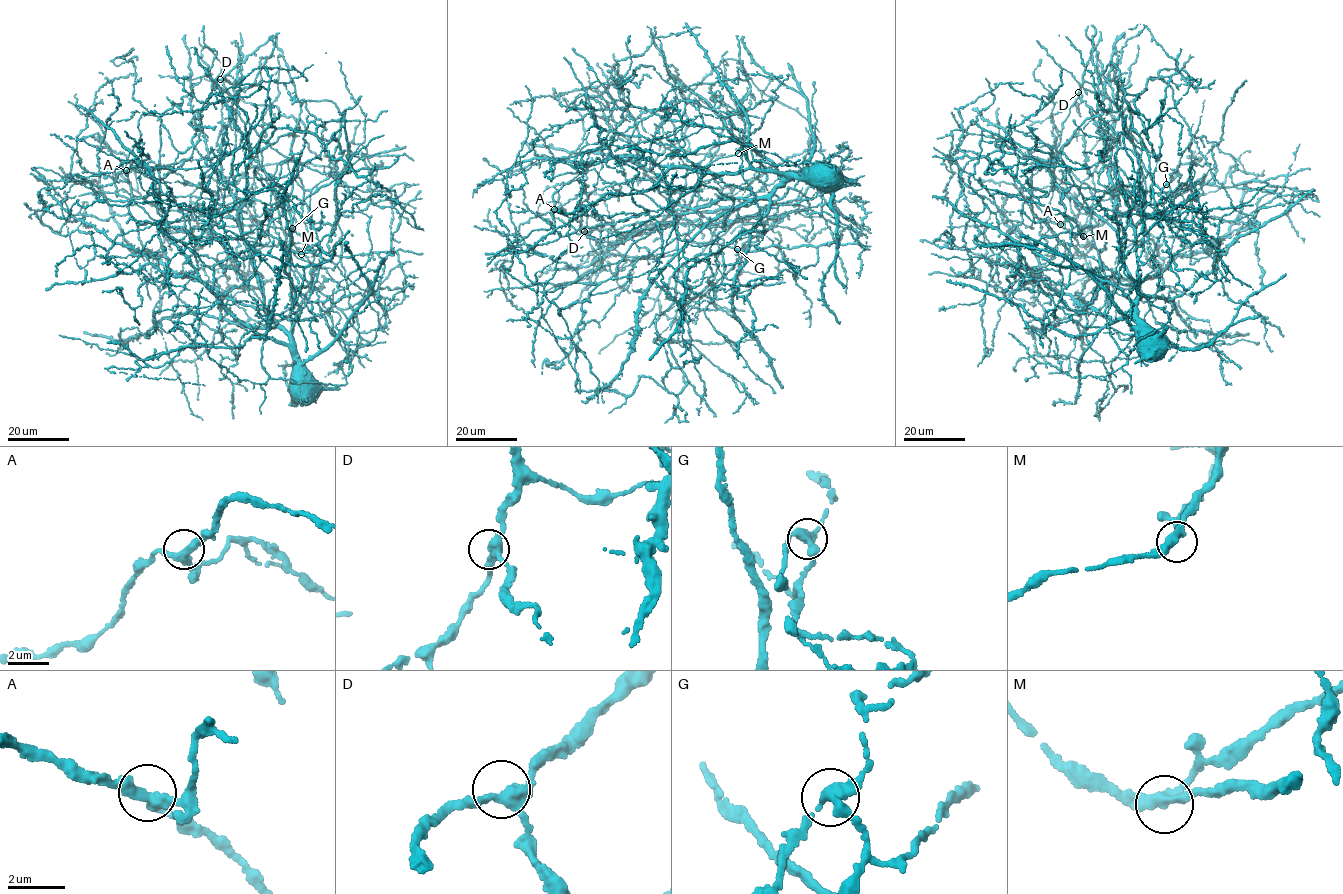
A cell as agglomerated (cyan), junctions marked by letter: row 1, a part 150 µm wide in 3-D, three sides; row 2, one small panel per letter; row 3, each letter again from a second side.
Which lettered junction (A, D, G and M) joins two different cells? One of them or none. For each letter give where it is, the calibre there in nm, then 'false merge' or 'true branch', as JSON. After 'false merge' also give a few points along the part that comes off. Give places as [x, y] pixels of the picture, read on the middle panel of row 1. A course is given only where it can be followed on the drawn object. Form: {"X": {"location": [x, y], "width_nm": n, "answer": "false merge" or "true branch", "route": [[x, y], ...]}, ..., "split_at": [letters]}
{"A": {"location": [554, 209], "width_nm": 320, "answer": "true branch"}, "D": {"location": [584, 231], "width_nm": 340, "answer": "true branch"}, "G": {"location": [737, 249], "width_nm": 360, "answer": "false merge", "route": [[737, 250], [740, 258], [721, 278], [655, 315], [634, 339]]}, "M": {"location": [738, 153], "width_nm": 320, "answer": "true branch"}, "split_at": ["G"]}

